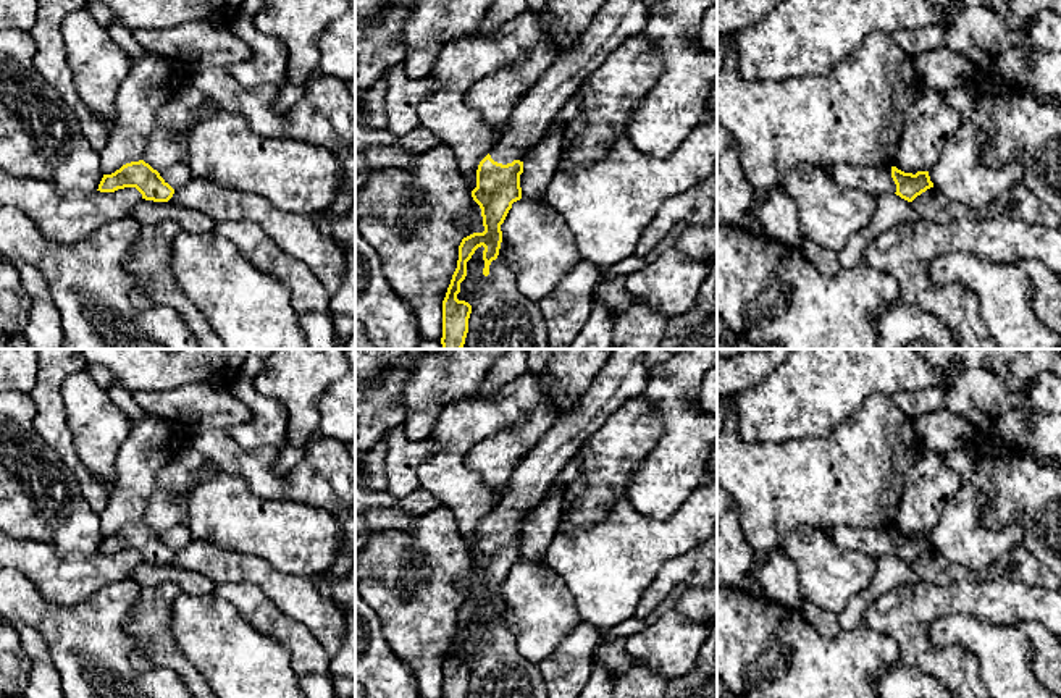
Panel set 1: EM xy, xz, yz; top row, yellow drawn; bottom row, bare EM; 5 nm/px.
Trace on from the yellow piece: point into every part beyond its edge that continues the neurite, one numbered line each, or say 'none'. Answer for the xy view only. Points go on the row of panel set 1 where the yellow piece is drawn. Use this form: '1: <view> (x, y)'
none

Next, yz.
1: yz (877, 181)

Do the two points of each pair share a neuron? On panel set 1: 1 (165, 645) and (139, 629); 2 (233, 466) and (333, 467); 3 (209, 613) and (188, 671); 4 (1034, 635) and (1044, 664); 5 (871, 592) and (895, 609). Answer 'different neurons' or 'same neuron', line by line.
1: same neuron
2: same neuron
3: different neurons
4: same neuron
5: different neurons

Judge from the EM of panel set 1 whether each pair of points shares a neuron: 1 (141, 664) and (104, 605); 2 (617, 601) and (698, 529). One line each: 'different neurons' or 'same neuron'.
1: different neurons
2: same neuron

